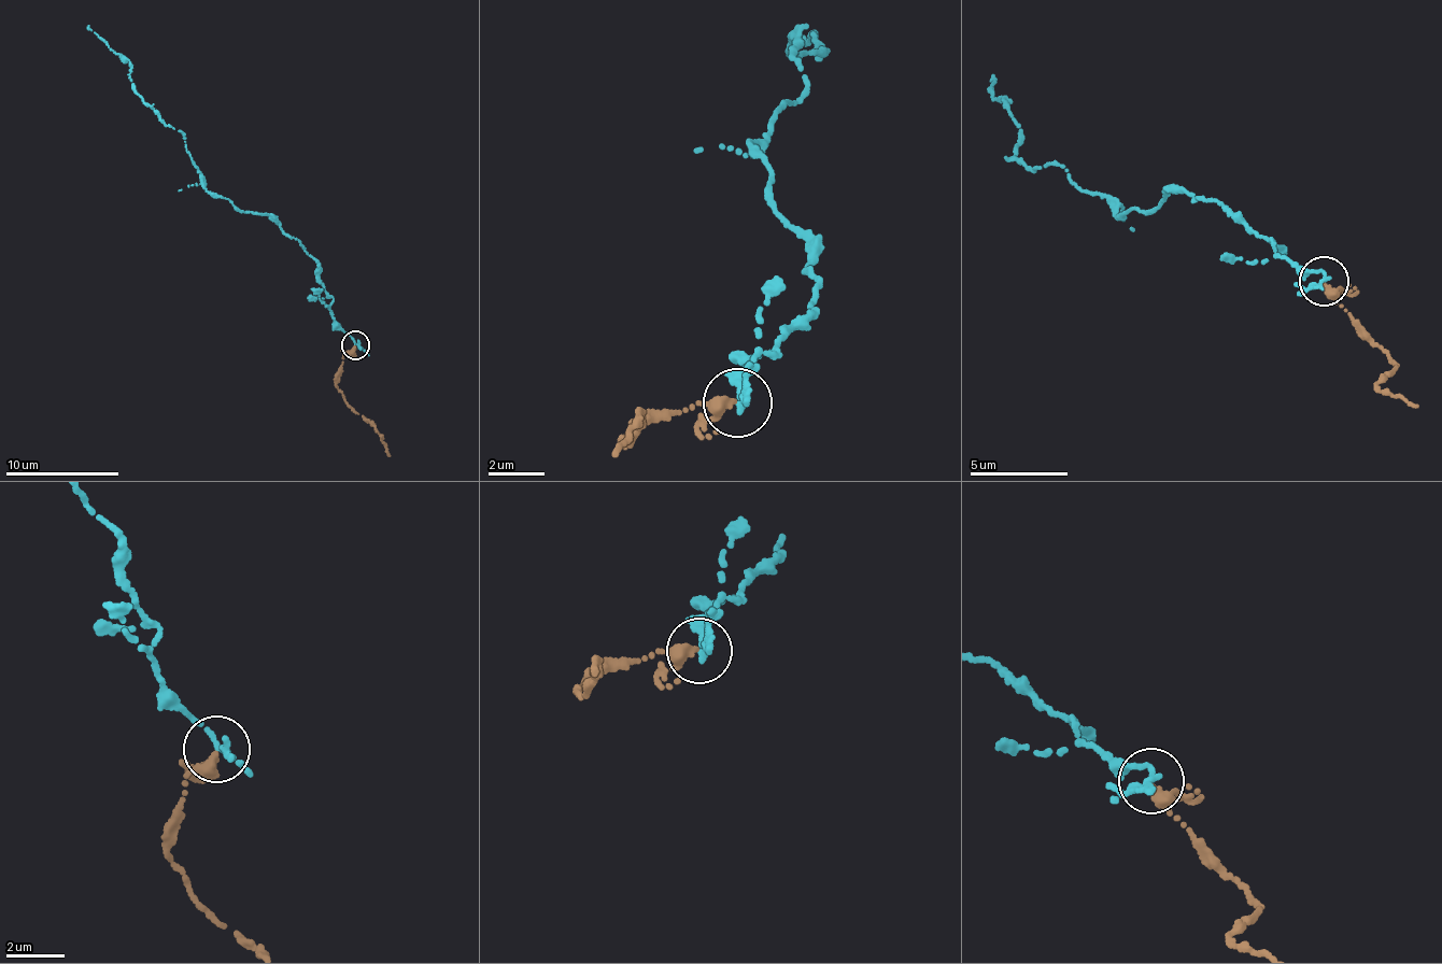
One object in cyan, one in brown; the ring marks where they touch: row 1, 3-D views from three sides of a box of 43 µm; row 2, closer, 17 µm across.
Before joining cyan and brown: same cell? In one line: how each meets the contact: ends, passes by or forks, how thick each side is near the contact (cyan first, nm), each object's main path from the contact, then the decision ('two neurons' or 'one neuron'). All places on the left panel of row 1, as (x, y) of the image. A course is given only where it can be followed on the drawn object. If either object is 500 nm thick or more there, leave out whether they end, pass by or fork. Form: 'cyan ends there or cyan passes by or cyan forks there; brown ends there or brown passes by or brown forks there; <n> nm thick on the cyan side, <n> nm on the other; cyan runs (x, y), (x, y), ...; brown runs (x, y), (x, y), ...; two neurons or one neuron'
cyan forks there; brown ends there; 160 nm thick on the cyan side, 400 nm on the other; cyan runs (354, 344), (334, 319), (314, 257), (266, 215), (202, 186), (183, 131), (144, 102), (129, 60), (89, 25); brown runs (354, 346), (344, 354), (336, 388), (357, 414), (377, 430), (389, 455); one neuron

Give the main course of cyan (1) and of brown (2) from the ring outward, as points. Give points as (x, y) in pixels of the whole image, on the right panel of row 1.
1: (1324, 281), (1221, 204), (1170, 193), (1119, 217), (1049, 161), (1032, 169), (993, 72)
2: (1324, 285), (1333, 301), (1376, 346), (1400, 366), (1380, 386), (1419, 405)

